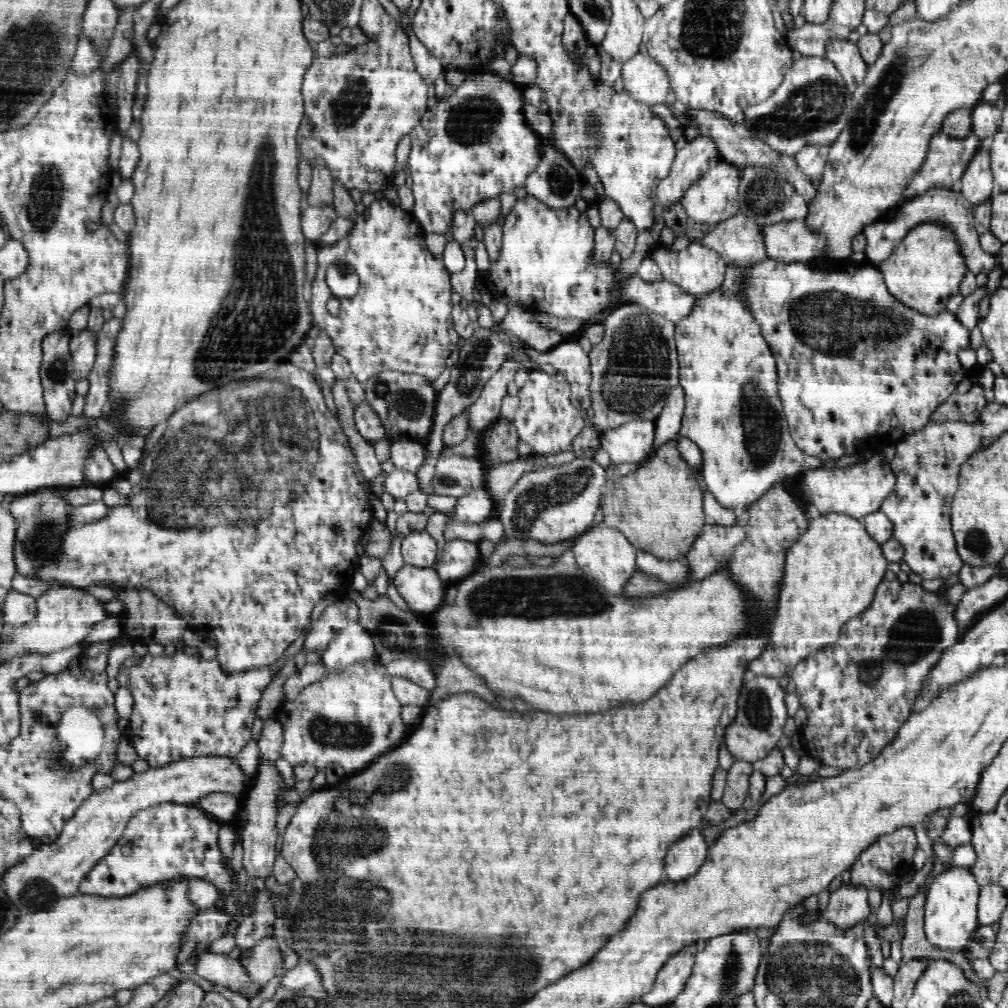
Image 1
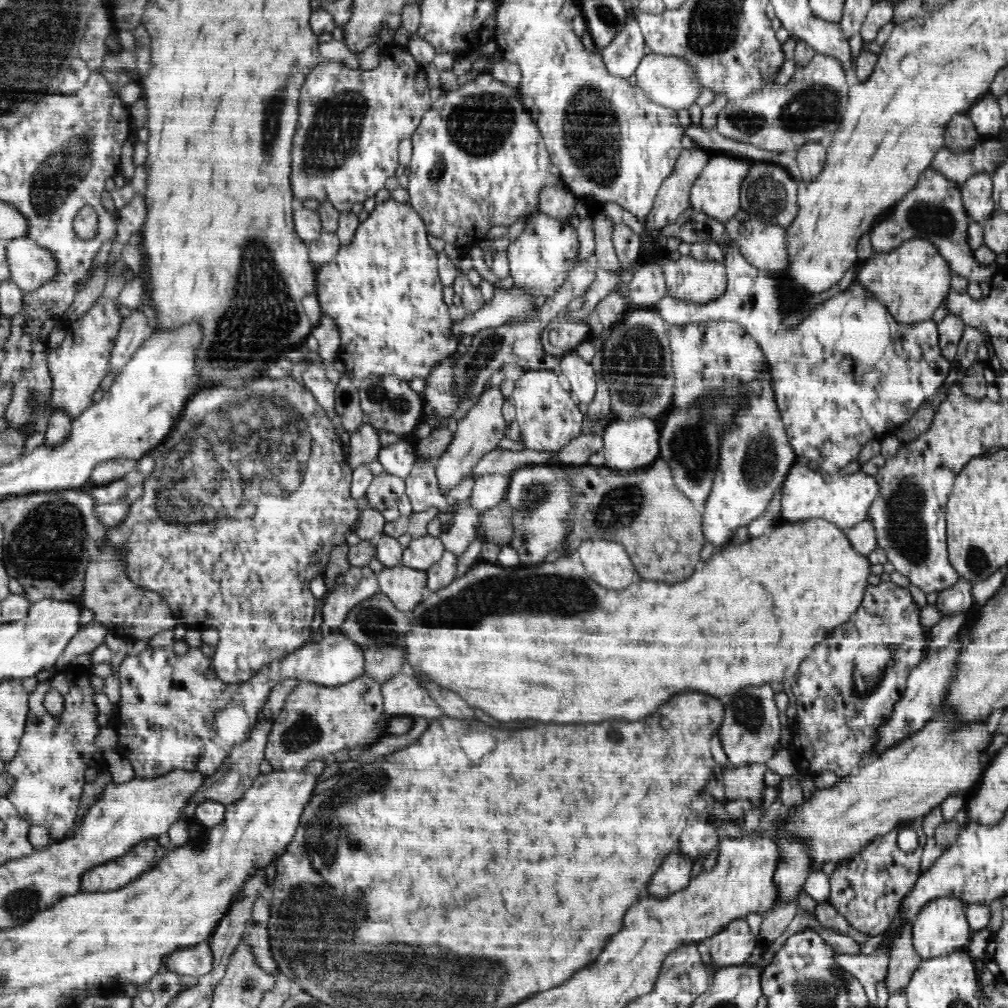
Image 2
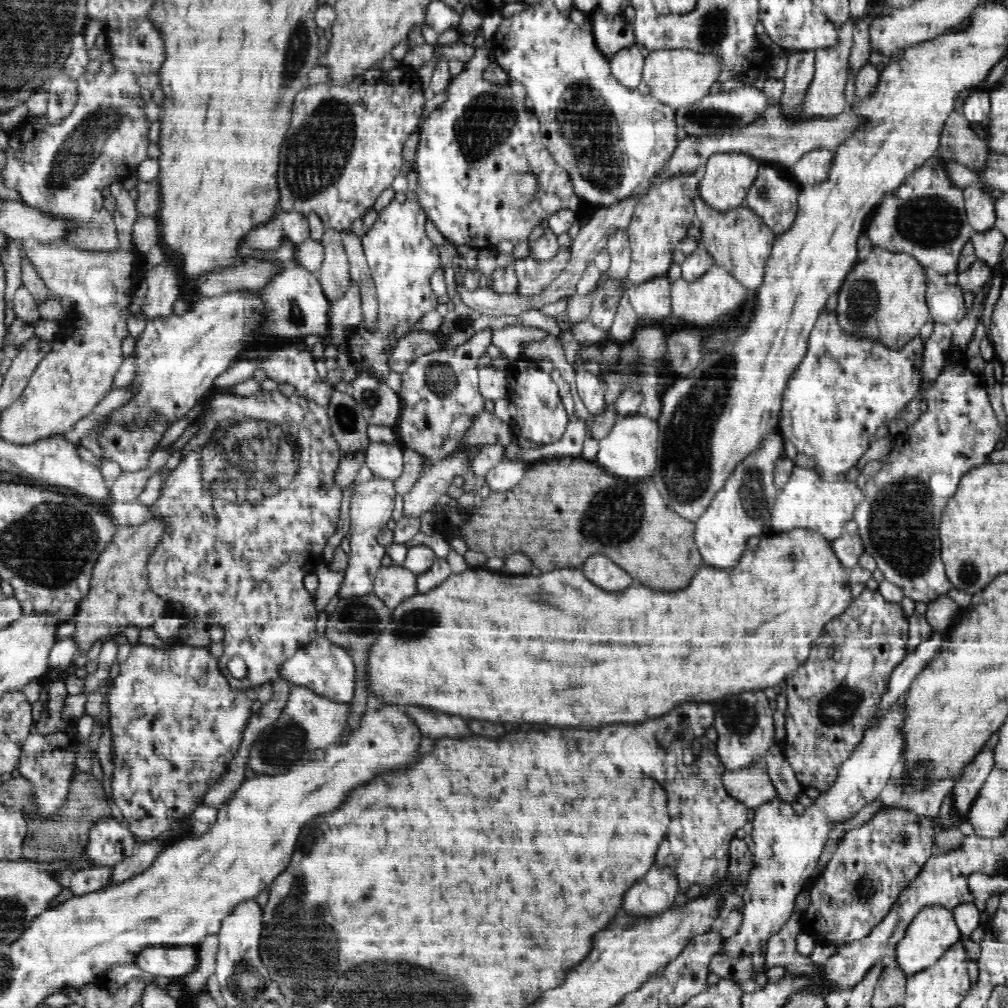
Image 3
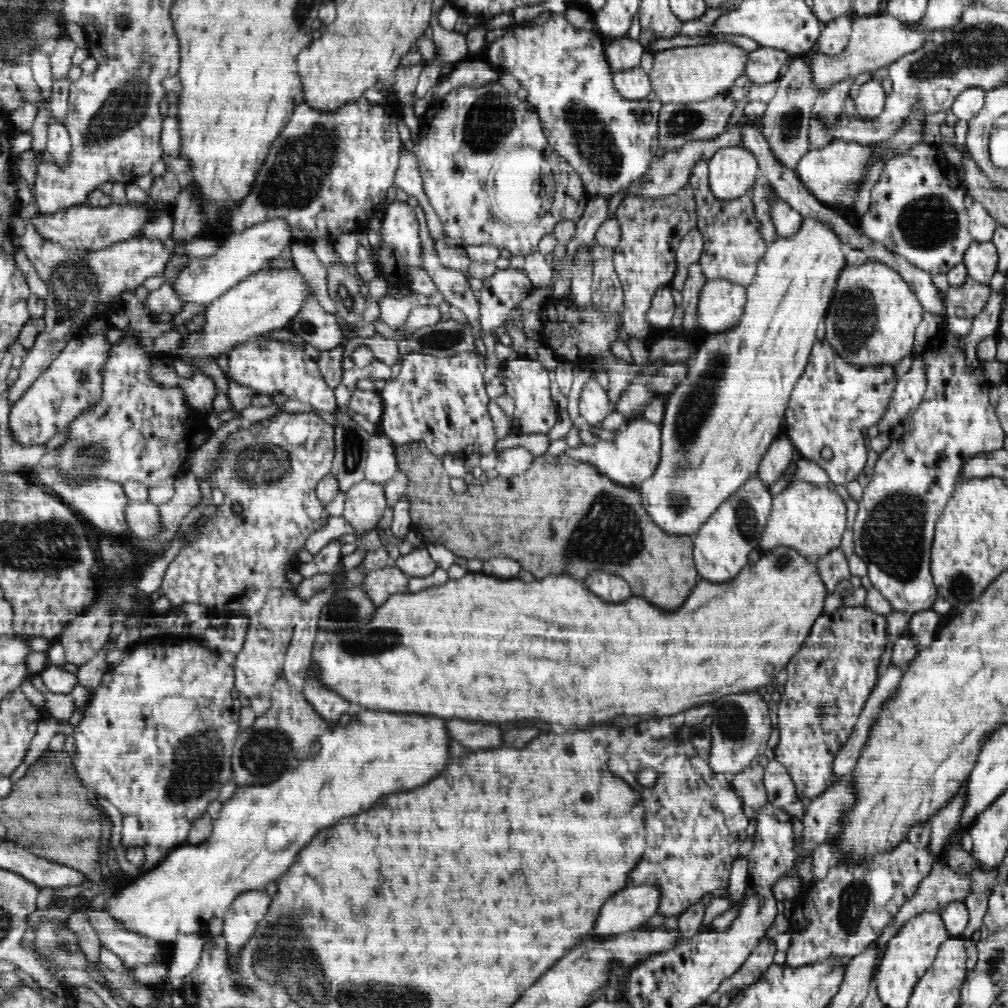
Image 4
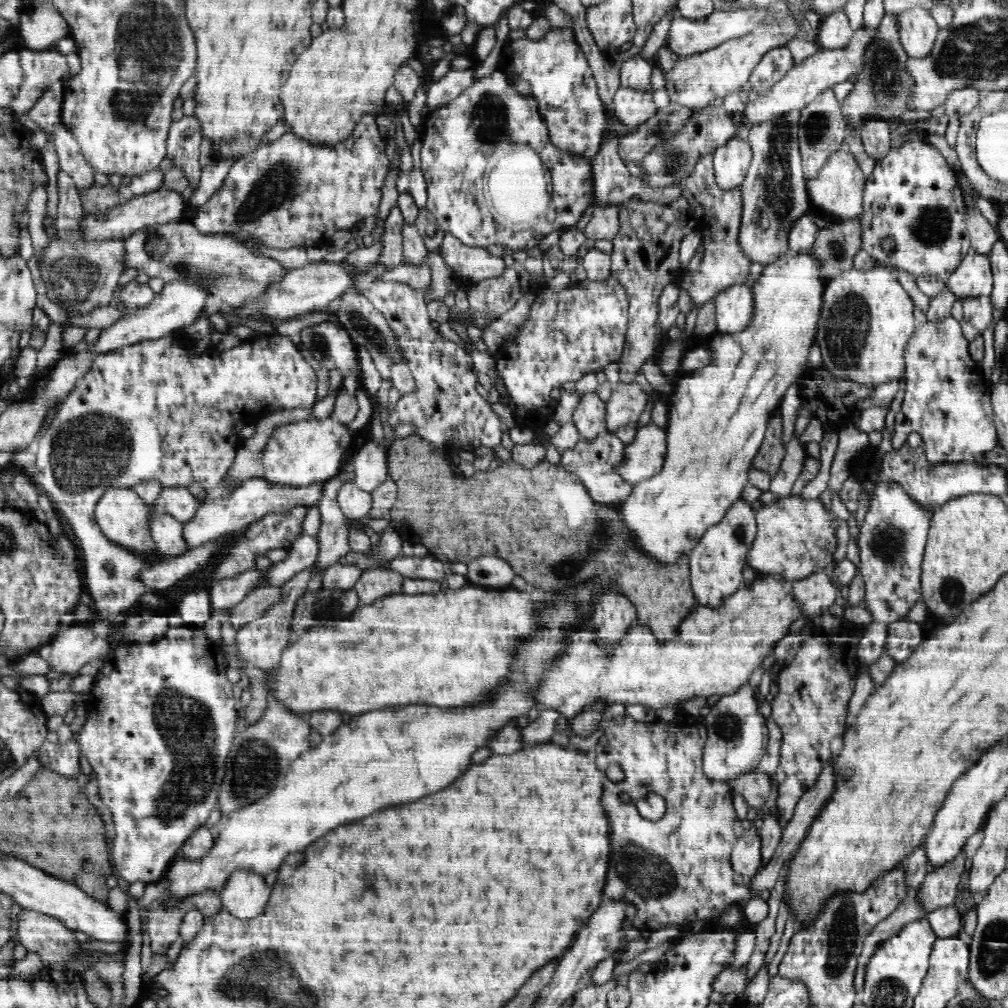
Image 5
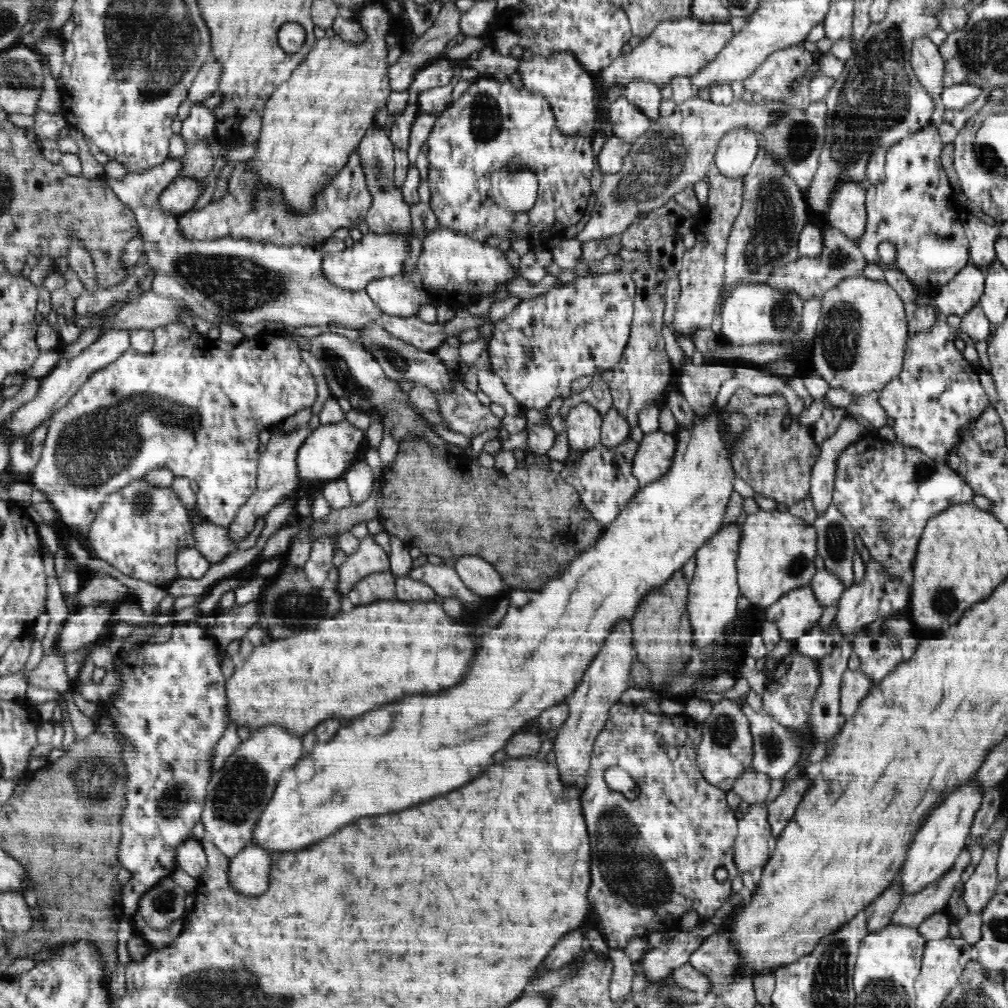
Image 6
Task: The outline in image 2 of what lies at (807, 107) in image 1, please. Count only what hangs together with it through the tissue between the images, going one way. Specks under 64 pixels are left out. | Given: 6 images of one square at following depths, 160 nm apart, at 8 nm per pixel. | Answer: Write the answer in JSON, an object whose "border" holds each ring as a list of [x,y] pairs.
{"border":[[[816,54],[805,66],[796,67],[788,82],[772,83],[770,86],[752,93],[744,100],[724,106],[718,112],[716,132],[726,138],[754,144],[758,148],[779,153],[798,150],[802,145],[812,142],[826,143],[839,130],[840,119],[847,109],[849,90],[842,63],[836,60],[836,57]]]}

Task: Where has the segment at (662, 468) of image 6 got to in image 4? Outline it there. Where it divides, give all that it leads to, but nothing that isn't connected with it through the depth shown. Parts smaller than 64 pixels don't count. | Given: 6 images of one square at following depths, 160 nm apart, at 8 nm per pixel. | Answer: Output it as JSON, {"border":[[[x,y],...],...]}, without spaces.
{"border":[[[643,416],[631,419],[619,429],[617,437],[612,440],[601,440],[580,445],[577,448],[567,447],[566,455],[582,462],[590,463],[600,474],[606,475],[615,483],[624,487],[638,488],[639,484],[650,478],[661,458],[661,425],[648,422]]]}

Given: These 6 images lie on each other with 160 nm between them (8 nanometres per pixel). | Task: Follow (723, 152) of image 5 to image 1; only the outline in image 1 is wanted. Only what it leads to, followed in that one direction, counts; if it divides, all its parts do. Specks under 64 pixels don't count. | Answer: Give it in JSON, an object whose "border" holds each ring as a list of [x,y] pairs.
{"border":[[[720,160],[710,165],[710,168],[681,195],[680,204],[682,210],[697,222],[706,222],[706,224],[710,225],[716,225],[720,221],[732,218],[740,211],[740,178],[740,169],[726,160]]]}

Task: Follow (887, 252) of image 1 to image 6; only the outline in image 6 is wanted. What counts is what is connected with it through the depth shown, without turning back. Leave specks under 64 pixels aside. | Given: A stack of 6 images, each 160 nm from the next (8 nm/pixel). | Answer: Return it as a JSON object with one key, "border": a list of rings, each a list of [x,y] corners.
{"border":[[[931,124],[900,139],[886,150],[884,179],[880,183],[873,183],[865,191],[867,226],[865,234],[859,241],[859,248],[865,260],[869,264],[876,264],[885,269],[883,263],[880,262],[877,248],[882,242],[892,243],[898,250],[896,268],[909,278],[911,284],[916,286],[919,292],[936,291],[945,283],[950,282],[970,262],[970,244],[962,220],[965,208],[958,202],[957,192],[951,187],[951,181],[943,169],[943,163],[940,160],[943,146],[938,135],[938,127]]]}

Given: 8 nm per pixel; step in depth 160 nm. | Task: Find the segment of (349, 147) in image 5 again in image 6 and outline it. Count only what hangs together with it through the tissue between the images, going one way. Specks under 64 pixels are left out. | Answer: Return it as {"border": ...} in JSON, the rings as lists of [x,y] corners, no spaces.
{"border":[[[358,149],[349,155],[348,162],[341,170],[321,186],[320,192],[312,196],[314,204],[312,204],[310,212],[288,206],[284,202],[284,191],[282,196],[278,192],[258,192],[256,200],[252,202],[250,194],[252,194],[256,180],[250,174],[244,174],[242,164],[235,165],[238,165],[238,168],[234,169],[234,174],[230,178],[228,196],[224,196],[218,204],[206,205],[206,208],[201,208],[200,212],[187,211],[186,214],[177,217],[177,222],[188,239],[218,241],[231,237],[251,241],[254,238],[258,242],[270,242],[272,245],[278,246],[301,245],[318,248],[337,230],[358,228],[371,208],[372,195],[367,186],[366,169],[364,169],[362,155]]]}

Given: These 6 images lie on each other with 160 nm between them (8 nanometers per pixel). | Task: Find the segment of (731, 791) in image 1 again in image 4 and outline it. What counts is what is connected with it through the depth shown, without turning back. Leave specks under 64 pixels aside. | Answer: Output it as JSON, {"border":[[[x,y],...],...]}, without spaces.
{"border":[[[760,764],[746,767],[739,774],[731,776],[730,782],[742,804],[760,808],[769,802],[763,778],[765,768]]]}

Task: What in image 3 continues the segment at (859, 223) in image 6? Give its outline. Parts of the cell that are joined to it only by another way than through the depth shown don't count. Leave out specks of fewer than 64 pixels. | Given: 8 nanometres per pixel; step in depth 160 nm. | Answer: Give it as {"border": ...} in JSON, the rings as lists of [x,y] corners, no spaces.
{"border":[[[816,149],[807,152],[787,170],[797,184],[814,184],[824,182],[828,175],[829,167],[832,166],[833,151],[828,149]]]}

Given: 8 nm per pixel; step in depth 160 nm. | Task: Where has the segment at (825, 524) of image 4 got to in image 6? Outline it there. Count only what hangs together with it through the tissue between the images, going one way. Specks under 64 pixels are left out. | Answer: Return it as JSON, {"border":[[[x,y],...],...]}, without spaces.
{"border":[[[758,510],[743,524],[743,540],[736,557],[739,591],[752,606],[770,606],[789,590],[806,586],[815,576],[817,534],[812,523],[791,512]]]}

